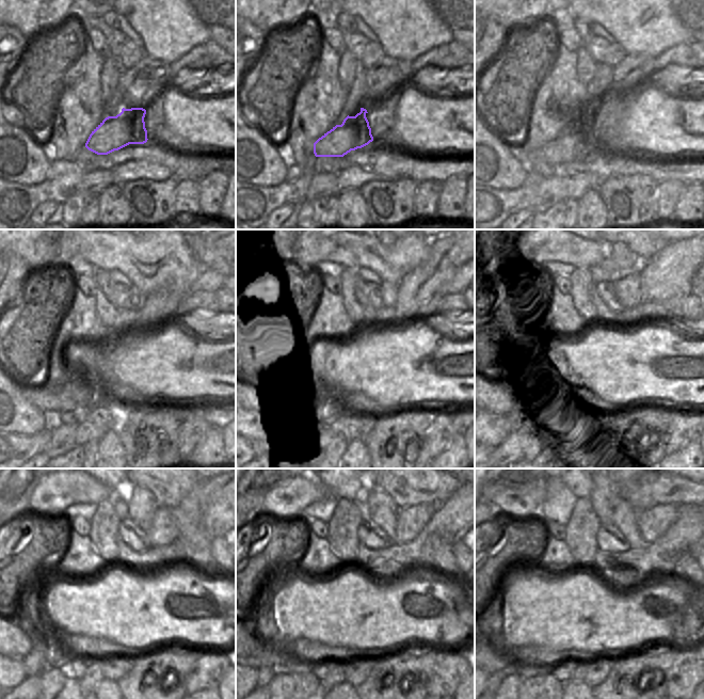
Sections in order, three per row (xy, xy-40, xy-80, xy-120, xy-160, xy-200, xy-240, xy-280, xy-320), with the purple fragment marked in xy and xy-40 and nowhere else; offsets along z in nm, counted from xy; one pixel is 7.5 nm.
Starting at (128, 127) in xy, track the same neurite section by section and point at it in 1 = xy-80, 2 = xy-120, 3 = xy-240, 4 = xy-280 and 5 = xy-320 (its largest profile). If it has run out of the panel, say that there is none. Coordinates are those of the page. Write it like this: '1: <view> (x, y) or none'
1: xy-80 (574, 144)
2: xy-120 (79, 395)
3: xy-240 (18, 641)
4: xy-280 (257, 646)
5: xy-320 (496, 656)

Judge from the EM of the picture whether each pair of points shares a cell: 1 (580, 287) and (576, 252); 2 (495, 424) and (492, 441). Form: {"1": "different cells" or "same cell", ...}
{"1": "different cells", "2": "same cell"}

